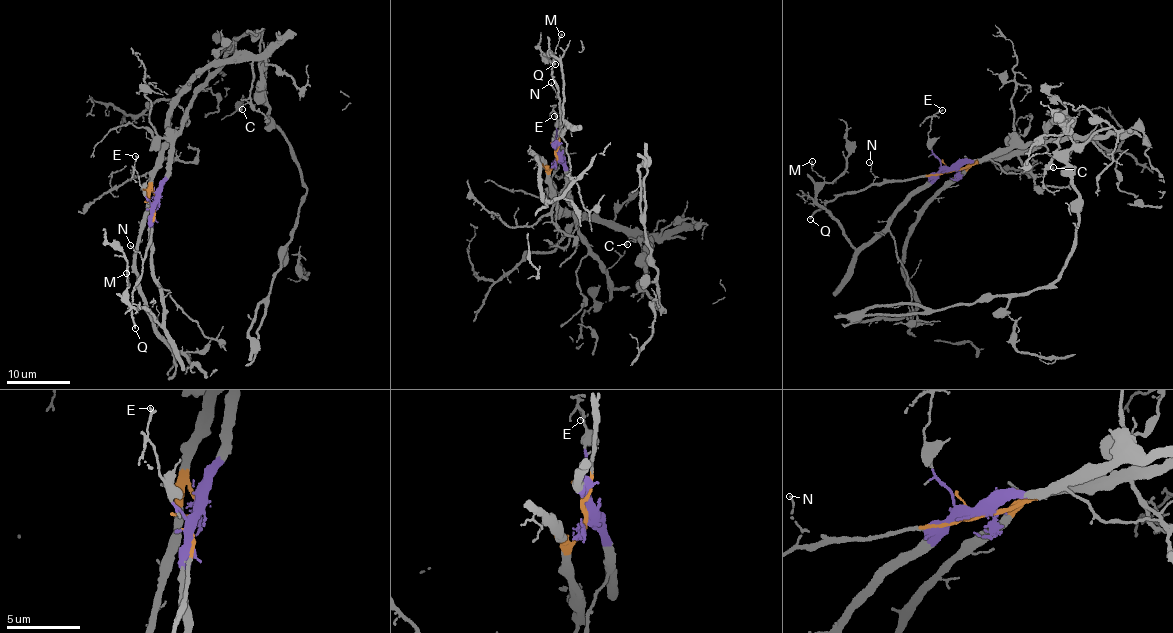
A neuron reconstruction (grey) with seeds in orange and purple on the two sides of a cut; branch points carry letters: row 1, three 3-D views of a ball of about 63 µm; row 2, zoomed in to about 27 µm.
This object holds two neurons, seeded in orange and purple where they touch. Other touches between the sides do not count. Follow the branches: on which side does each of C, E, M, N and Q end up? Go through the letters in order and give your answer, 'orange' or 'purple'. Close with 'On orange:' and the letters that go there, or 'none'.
C: orange
E: purple
M: purple
N: orange
Q: orange
On orange: C, N, Q

